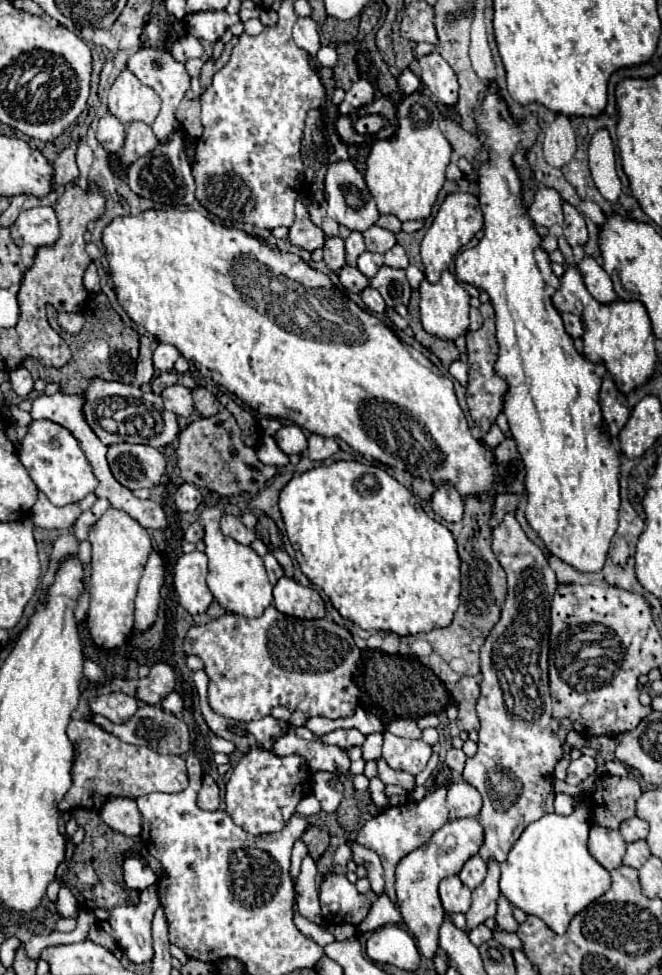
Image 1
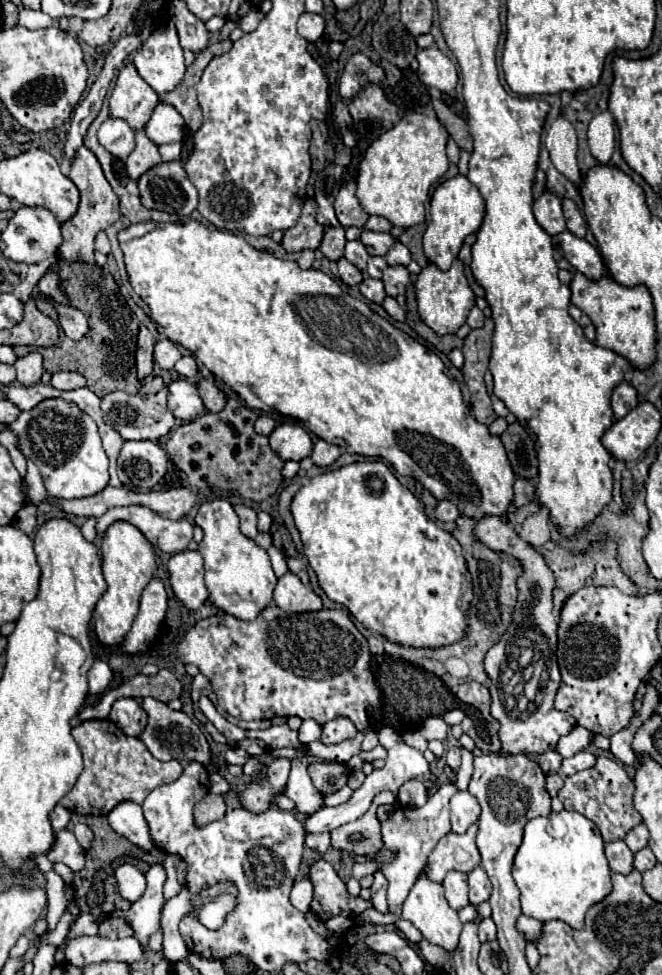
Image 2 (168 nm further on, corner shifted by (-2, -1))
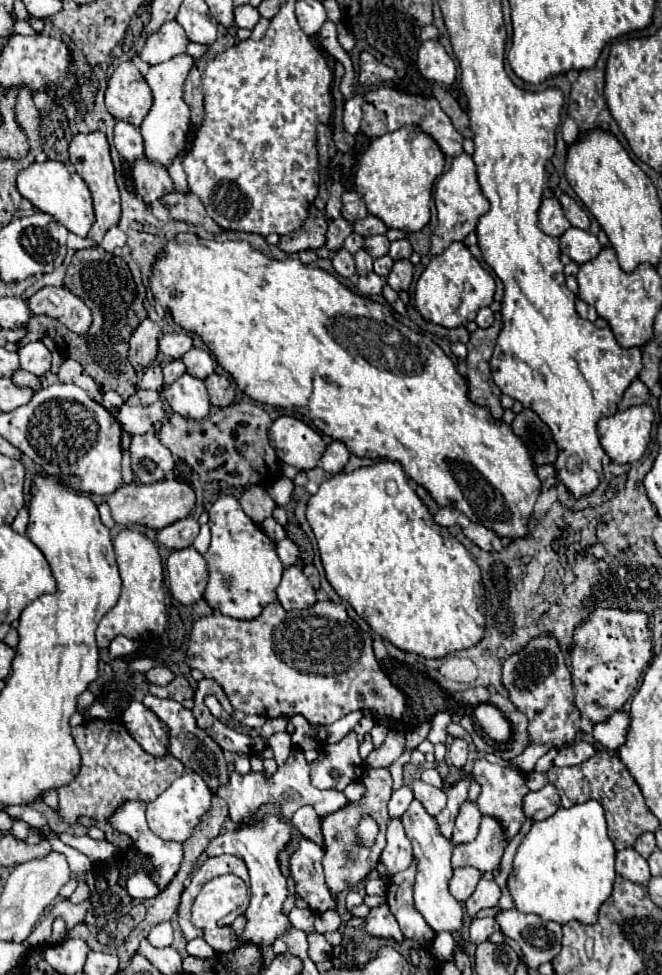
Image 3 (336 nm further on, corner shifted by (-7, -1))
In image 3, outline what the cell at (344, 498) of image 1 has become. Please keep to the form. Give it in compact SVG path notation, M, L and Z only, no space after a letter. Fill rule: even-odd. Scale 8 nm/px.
M381 460L351 474L331 476L309 498L307 520L317 538L329 584L383 640L423 658L443 658L481 640L485 632L485 590L479 568L467 548L433 520L399 462ZM387 480L397 484L397 494L387 494Z

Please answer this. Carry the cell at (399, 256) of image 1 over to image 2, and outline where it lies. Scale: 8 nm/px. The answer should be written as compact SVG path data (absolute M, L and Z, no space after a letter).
M396 242L396 244L388 250L388 254L386 254L386 262L388 262L390 266L398 266L398 264L408 266L410 260L412 260L412 258L410 258L408 248L406 248L404 244L400 244L400 242Z

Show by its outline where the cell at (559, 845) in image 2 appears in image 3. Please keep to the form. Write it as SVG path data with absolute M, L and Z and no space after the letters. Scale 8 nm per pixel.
M587 800L585 804L575 804L571 808L559 808L551 818L531 826L517 848L507 886L515 900L515 908L523 914L537 914L543 920L559 924L567 924L571 920L595 924L601 904L611 896L615 876L615 846L607 834L603 808L597 800Z

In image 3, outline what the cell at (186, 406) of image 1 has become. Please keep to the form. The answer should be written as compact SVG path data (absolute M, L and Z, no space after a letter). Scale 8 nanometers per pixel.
M187 372L175 382L171 382L169 386L165 386L163 398L169 402L171 410L181 414L183 418L203 420L211 410L209 394L207 394L203 380Z

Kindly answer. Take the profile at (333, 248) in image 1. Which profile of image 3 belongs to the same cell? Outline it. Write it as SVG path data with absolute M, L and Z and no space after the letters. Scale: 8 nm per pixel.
M337 218L337 220L331 220L329 222L329 230L327 230L327 242L325 246L335 252L343 246L343 240L353 232L353 224L345 218Z

